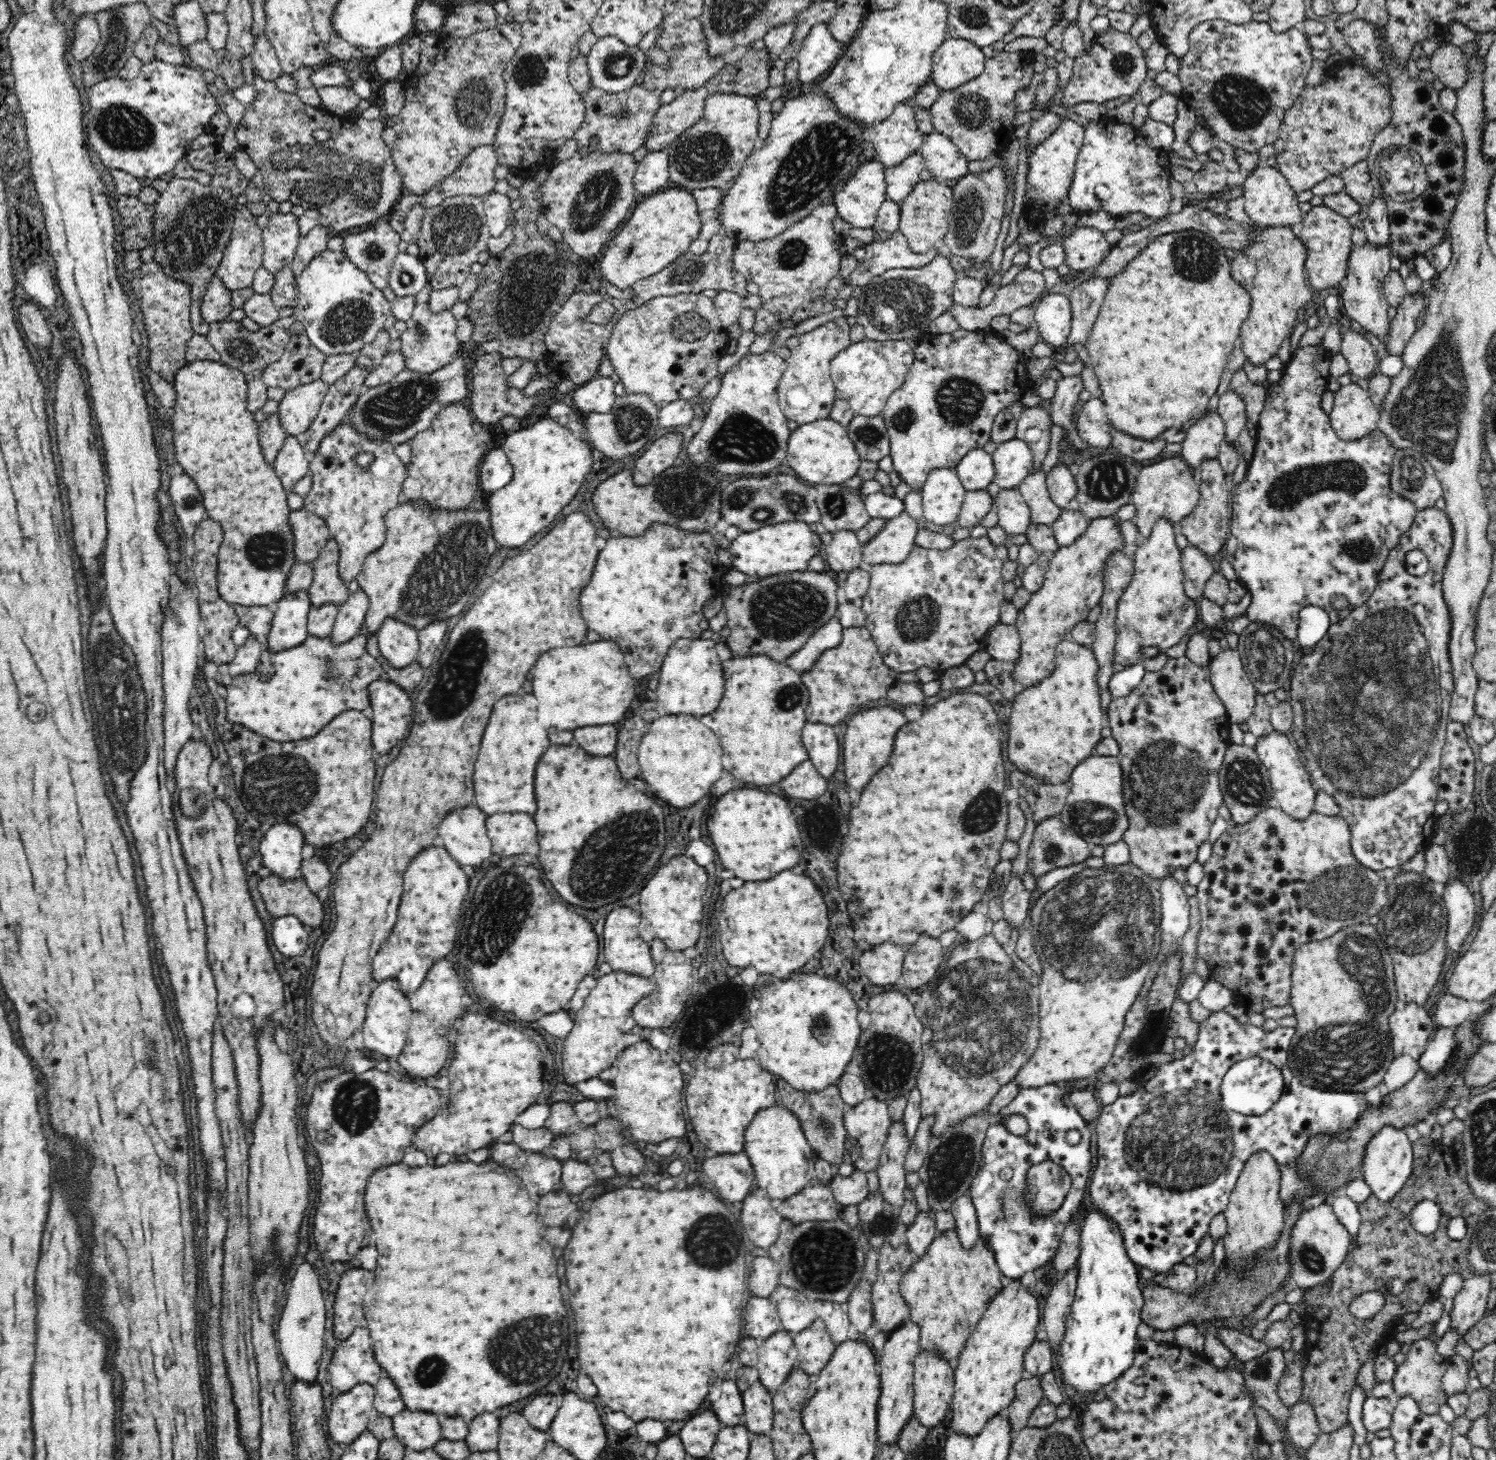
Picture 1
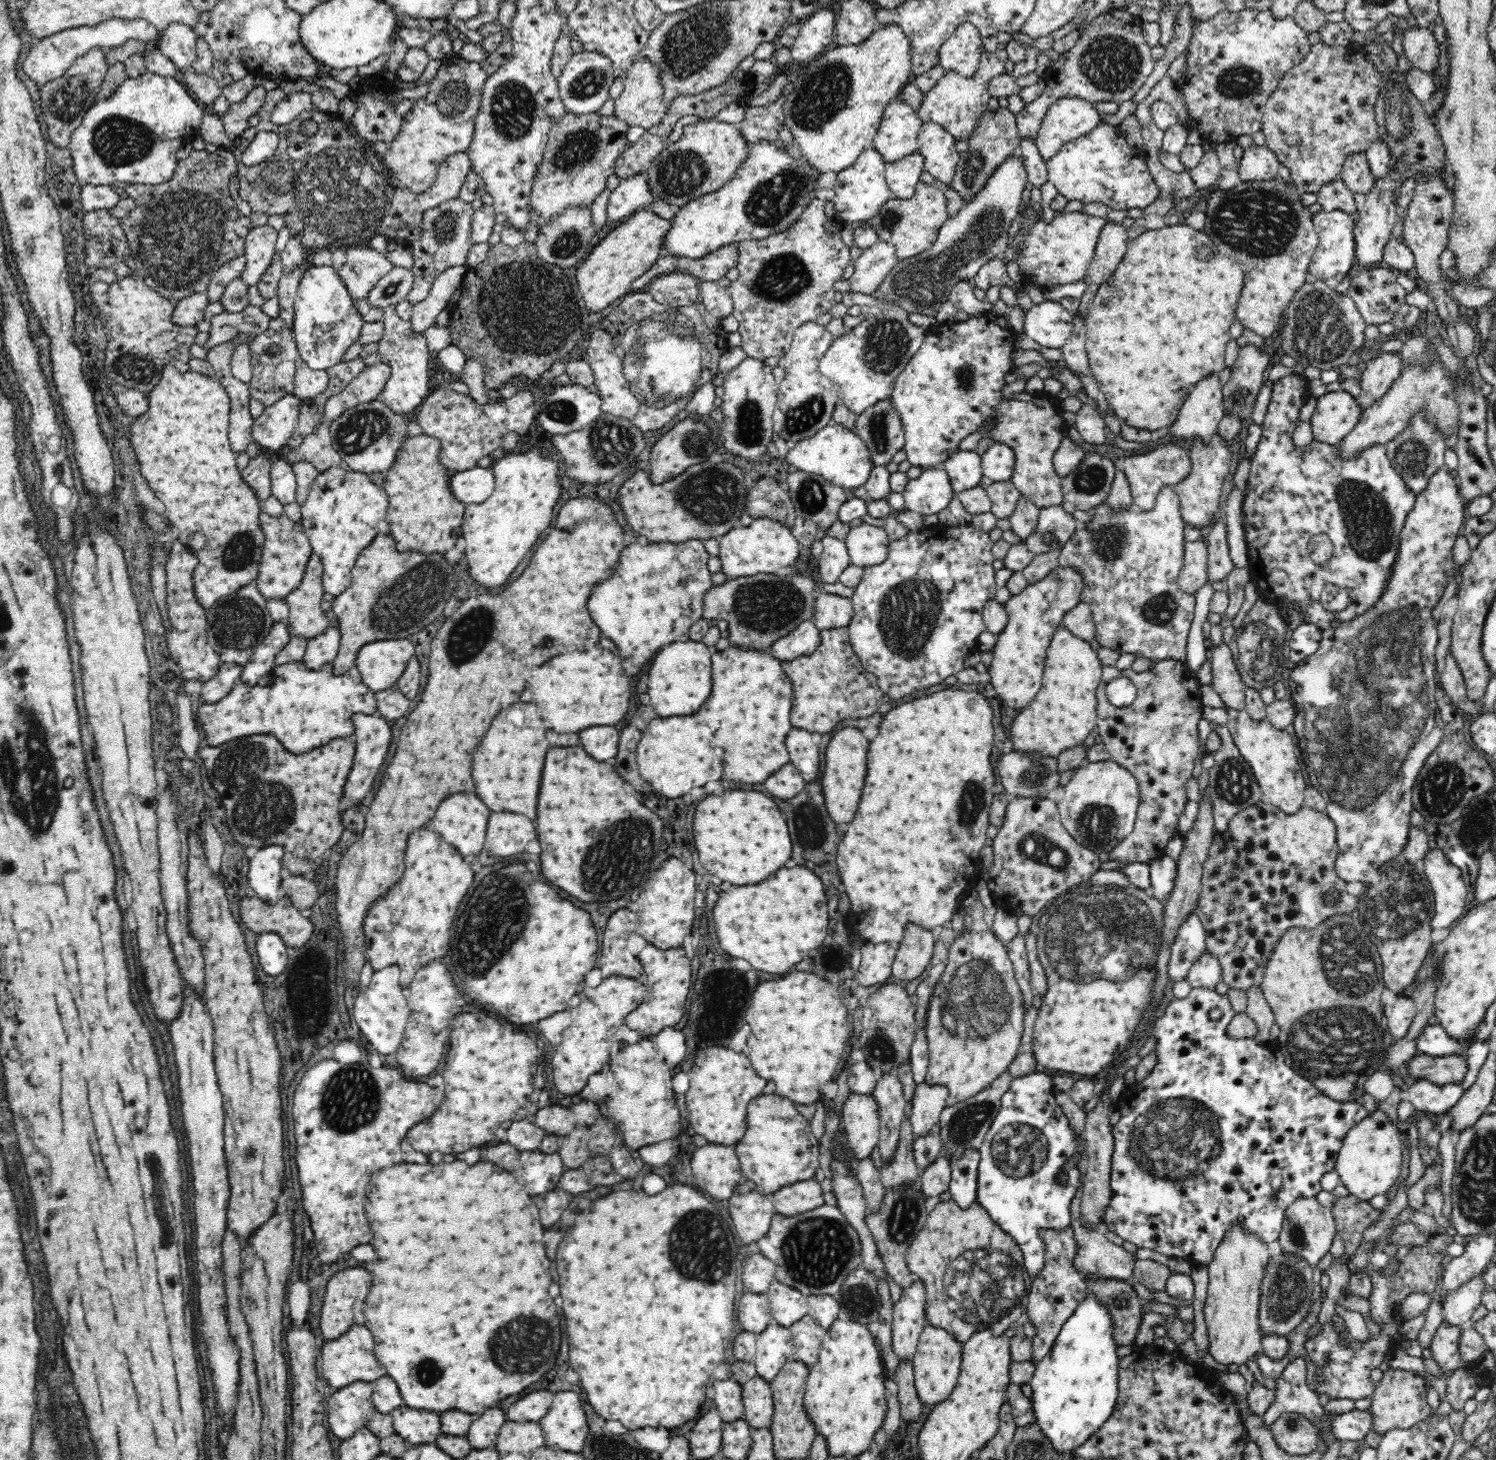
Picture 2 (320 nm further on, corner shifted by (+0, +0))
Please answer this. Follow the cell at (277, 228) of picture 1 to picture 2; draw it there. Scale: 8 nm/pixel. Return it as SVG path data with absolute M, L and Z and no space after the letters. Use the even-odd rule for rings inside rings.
M270 225L253 227L246 235L244 242L244 253L242 257L246 259L244 270L240 274L240 279L248 286L256 286L262 274L266 272L274 254L276 254L276 238L278 232Z

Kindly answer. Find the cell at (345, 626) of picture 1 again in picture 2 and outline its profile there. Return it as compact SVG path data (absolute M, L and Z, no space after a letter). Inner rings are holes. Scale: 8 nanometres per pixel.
M328 627L322 634L307 641L304 656L300 661L306 669L320 670L326 663L332 663L340 646L340 631Z

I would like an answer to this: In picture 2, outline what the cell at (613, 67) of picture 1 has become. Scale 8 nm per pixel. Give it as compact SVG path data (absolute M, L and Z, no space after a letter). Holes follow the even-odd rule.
M592 52L574 53L572 58L563 66L560 76L556 78L558 95L564 103L566 113L574 115L587 115L597 112L608 100L608 90L614 82L614 67L608 57Z

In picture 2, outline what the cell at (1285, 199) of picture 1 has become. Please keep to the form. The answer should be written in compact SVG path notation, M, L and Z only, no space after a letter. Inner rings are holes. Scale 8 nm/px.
M1256 144L1244 148L1240 162L1236 167L1242 181L1272 180L1278 174L1280 166L1278 157L1266 144L1258 147Z

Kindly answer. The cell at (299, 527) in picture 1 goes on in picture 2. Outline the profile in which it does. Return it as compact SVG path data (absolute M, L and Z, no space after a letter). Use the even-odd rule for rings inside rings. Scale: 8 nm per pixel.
M264 511L260 512L258 525L264 534L264 546L262 546L262 556L258 562L258 578L254 580L254 583L266 600L284 599L300 586L300 582L304 578L306 562L313 555L310 541L306 538L303 524L290 521L284 514L274 517Z

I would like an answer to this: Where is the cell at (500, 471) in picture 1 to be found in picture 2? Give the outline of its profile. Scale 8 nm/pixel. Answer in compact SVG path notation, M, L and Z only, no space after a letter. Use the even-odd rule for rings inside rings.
M492 465L487 468L474 467L472 470L459 471L450 476L450 493L464 506L484 502L494 490Z

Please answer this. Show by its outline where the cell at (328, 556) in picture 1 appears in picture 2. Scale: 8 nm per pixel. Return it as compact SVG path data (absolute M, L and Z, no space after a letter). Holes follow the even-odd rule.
M313 554L306 562L300 586L284 598L289 608L286 624L291 635L310 640L329 627L328 617L320 607L324 591L322 561Z

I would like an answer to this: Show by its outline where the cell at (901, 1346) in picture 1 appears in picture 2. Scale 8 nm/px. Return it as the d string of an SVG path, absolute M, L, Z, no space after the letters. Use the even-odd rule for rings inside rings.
M921 1278L901 1290L902 1296L894 1303L892 1324L893 1349L898 1359L912 1359L922 1330L928 1325L926 1311L926 1287Z

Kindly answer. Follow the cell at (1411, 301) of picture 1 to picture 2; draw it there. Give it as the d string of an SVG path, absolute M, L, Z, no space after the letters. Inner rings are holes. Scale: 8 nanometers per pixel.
M1384 354L1382 358L1368 362L1368 370L1362 376L1360 394L1355 398L1360 409L1364 412L1384 398L1400 378L1401 372L1401 359L1396 354Z

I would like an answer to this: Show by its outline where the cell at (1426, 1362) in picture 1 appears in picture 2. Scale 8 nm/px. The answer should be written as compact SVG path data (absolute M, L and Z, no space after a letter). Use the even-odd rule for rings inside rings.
M1392 1368L1383 1374L1382 1380L1374 1389L1371 1396L1371 1407L1368 1409L1372 1415L1372 1432L1384 1436L1386 1432L1392 1430L1406 1430L1416 1425L1417 1422L1425 1421L1433 1414L1426 1401L1429 1387L1426 1386L1423 1376L1411 1371L1392 1370Z

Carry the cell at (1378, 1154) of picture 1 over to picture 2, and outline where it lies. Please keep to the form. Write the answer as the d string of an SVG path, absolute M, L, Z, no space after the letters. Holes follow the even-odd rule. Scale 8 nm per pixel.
M1380 1109L1373 1111L1353 1126L1342 1140L1334 1170L1350 1195L1361 1201L1368 1201L1378 1194L1386 1194L1394 1186L1402 1170L1403 1145L1400 1141L1401 1127L1395 1125L1390 1117Z

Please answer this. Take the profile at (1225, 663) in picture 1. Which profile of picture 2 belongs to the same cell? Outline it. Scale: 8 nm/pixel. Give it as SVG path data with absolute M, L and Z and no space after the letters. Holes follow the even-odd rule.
M1224 642L1210 646L1208 660L1211 664L1213 689L1219 694L1223 704L1228 709L1244 709L1247 684L1237 669L1233 646Z

